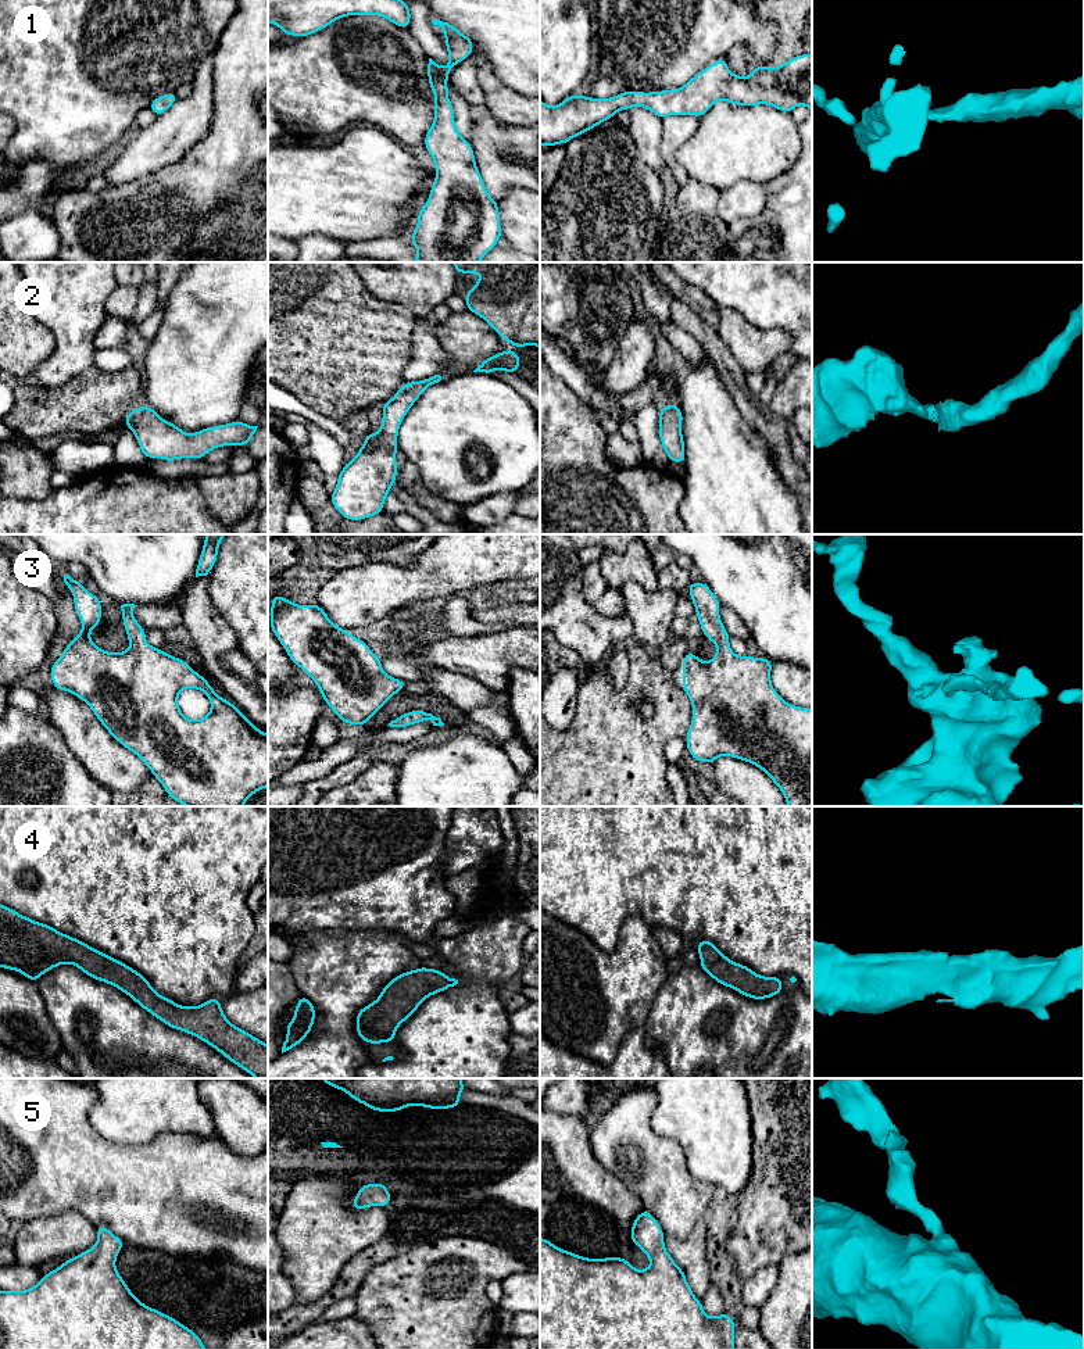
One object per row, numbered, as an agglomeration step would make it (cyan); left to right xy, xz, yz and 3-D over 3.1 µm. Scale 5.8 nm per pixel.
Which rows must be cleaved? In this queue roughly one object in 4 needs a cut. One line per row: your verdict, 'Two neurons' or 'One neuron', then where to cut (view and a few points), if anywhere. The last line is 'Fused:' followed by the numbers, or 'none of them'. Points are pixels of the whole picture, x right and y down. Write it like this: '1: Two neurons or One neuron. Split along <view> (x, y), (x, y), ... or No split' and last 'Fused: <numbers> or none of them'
1: One neuron. No split
2: One neuron. No split
3: One neuron. No split
4: One neuron. No split
5: One neuron. No split
Fused: none of them

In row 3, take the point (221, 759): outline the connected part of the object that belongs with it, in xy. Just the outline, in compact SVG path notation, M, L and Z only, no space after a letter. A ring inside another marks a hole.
M64 575L64 583L74 593L82 631L51 665L53 686L85 701L105 730L147 765L175 802L186 806L243 806L253 794L268 787L268 734L218 695L189 663L147 644L144 629L132 615L137 605L121 605L130 647L124 652L99 648L92 643L90 631L101 623L101 601L68 575ZM186 688L197 688L207 695L211 701L207 716L192 720L180 712L178 697Z

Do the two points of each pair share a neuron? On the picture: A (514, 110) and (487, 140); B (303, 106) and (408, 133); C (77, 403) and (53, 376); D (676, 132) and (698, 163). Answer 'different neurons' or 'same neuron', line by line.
A: different neurons
B: same neuron
C: different neurons
D: different neurons

